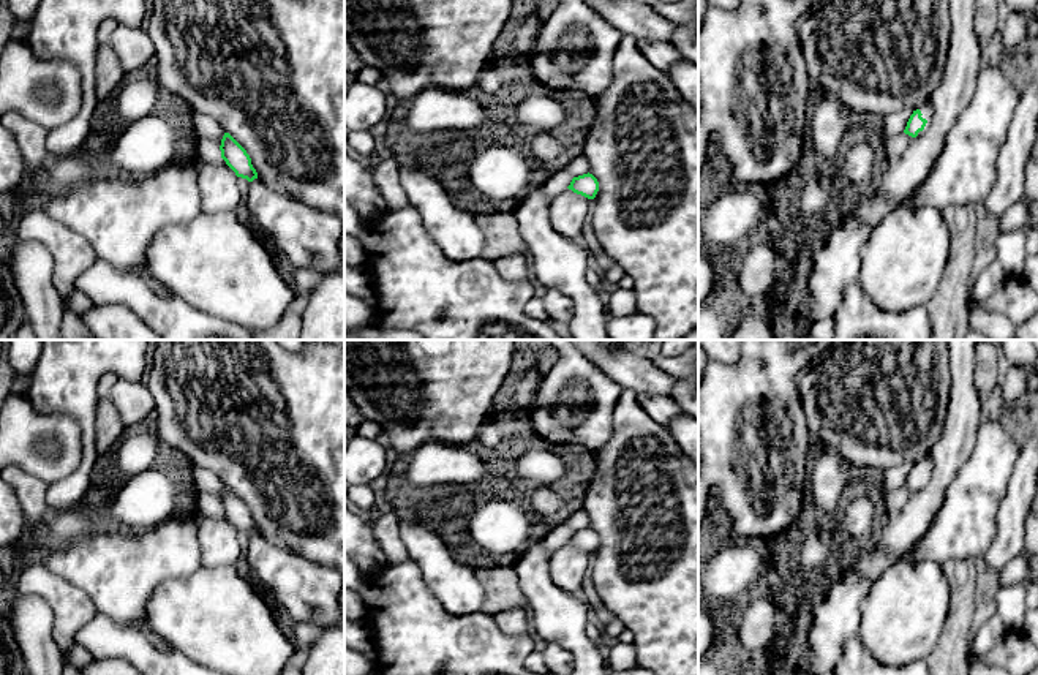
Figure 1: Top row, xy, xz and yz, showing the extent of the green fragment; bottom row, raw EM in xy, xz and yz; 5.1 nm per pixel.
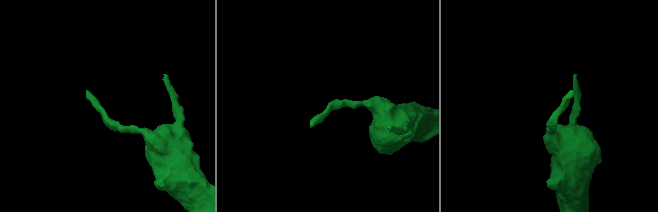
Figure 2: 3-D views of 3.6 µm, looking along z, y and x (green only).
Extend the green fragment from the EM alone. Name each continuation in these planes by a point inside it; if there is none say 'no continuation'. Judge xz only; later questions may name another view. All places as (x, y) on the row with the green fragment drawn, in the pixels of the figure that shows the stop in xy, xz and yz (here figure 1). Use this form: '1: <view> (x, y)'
no continuation

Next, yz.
1: yz (926, 109)

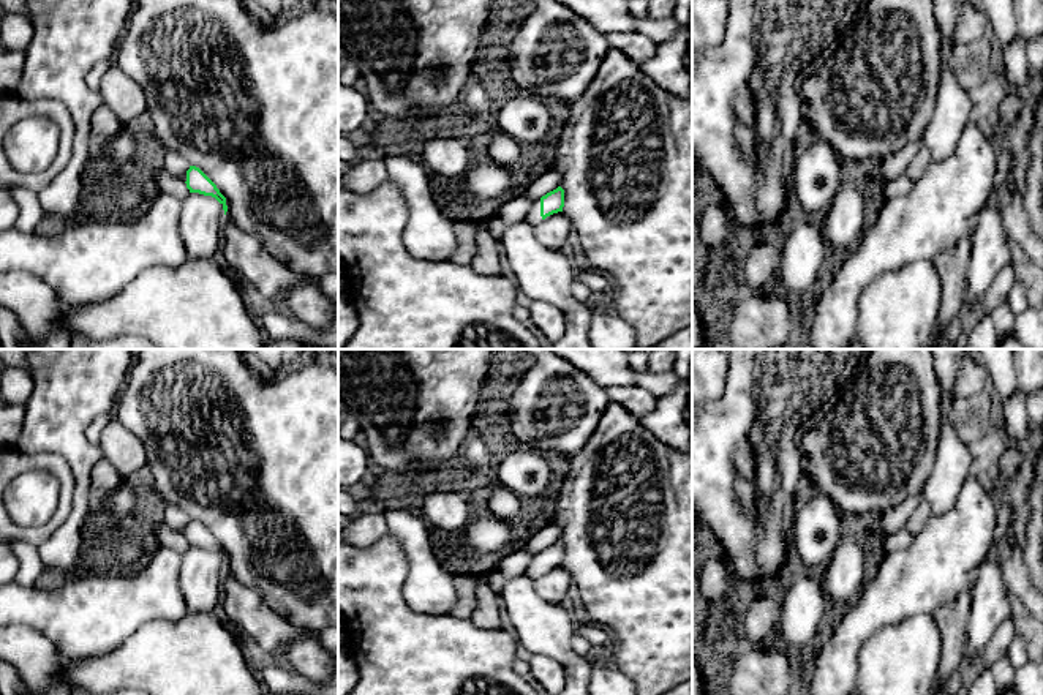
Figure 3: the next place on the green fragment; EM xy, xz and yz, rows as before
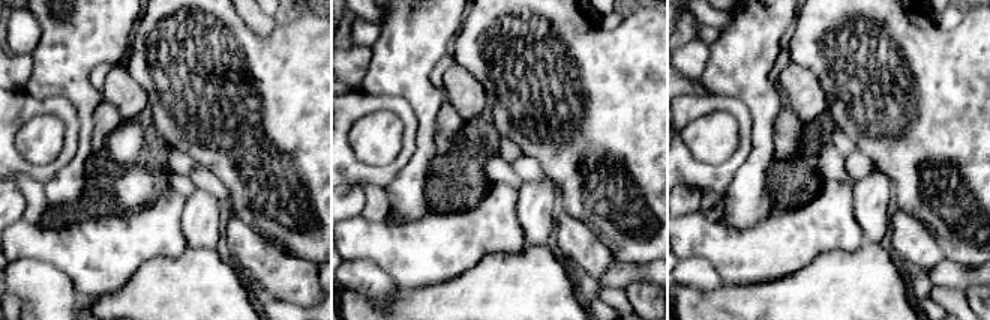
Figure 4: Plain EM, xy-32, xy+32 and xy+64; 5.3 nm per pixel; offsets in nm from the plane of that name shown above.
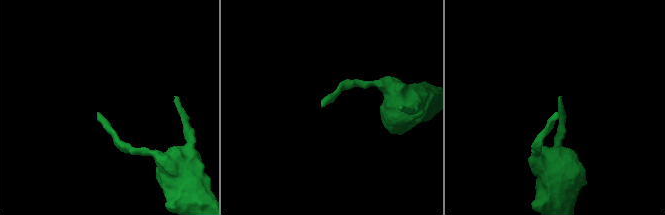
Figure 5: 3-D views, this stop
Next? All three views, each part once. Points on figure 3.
1: xz (533, 217)

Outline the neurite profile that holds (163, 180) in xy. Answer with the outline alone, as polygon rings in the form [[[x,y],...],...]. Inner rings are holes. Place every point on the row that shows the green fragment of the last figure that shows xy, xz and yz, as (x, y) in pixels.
[[[160,167],[150,178],[153,191],[163,191],[174,196],[179,201],[185,201],[190,196],[186,183],[174,177],[168,169]]]

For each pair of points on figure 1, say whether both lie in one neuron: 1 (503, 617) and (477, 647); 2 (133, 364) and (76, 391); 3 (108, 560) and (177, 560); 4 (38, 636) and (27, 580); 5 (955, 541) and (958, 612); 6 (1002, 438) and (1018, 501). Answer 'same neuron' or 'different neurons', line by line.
1: different neurons
2: same neuron
3: same neuron
4: different neurons
5: different neurons
6: different neurons

